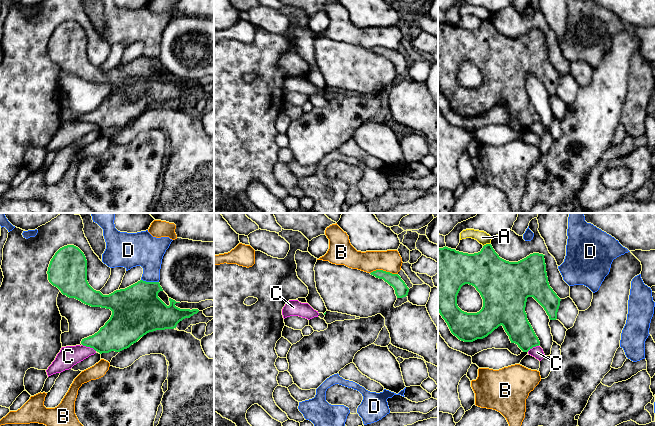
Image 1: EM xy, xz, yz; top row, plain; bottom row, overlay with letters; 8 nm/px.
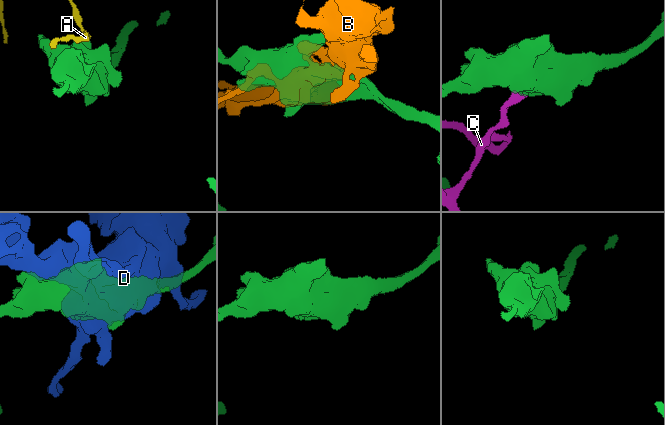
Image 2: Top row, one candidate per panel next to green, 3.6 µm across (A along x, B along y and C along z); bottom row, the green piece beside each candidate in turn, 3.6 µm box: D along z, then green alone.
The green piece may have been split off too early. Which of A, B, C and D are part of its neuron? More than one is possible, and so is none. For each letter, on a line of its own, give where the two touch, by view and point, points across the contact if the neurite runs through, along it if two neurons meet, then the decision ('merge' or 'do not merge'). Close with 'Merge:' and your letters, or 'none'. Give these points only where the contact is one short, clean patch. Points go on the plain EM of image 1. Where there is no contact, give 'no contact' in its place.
A: yz (486, 20) | do not merge
B: xz (384, 47) | do not merge
C: xy (89, 122) | along xy (82, 120), (91, 123), (95, 127) | do not merge
D: xy (150, 58) | do not merge
Merge: none

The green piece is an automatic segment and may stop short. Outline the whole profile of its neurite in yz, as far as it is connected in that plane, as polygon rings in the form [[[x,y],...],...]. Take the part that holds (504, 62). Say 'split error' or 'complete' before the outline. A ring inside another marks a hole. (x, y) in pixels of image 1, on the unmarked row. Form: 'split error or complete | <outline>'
complete | [[[491,20],[484,21],[480,28],[474,30],[459,28],[446,22],[438,24],[438,88],[447,99],[451,109],[461,117],[473,118],[487,113],[502,101],[511,119],[517,120],[523,128],[539,122],[540,117],[525,88],[527,74],[533,73],[544,84],[550,96],[557,95],[561,77],[549,61],[544,32],[533,29],[518,38],[509,38],[500,34]],[[465,60],[474,62],[483,75],[483,83],[477,89],[464,88],[457,81],[457,71]]]

